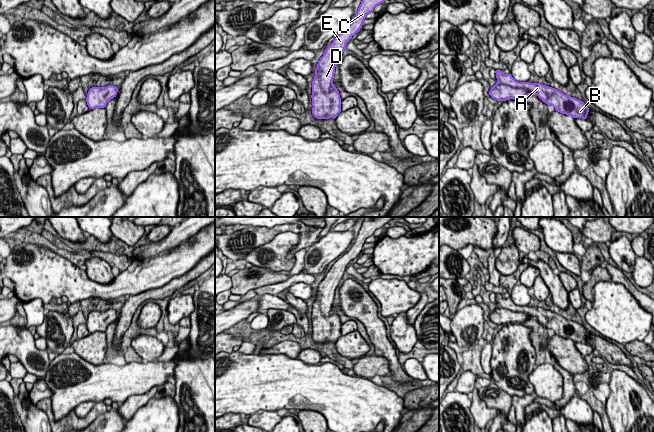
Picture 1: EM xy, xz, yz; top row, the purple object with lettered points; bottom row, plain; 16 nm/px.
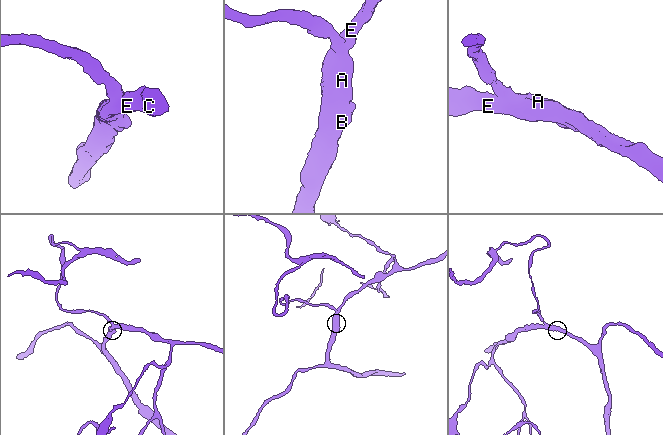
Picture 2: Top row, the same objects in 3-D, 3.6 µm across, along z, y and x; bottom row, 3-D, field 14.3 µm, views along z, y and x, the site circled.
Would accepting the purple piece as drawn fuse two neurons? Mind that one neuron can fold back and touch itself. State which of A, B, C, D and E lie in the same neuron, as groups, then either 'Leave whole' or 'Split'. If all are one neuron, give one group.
Groups: A B C D E. Leave whole

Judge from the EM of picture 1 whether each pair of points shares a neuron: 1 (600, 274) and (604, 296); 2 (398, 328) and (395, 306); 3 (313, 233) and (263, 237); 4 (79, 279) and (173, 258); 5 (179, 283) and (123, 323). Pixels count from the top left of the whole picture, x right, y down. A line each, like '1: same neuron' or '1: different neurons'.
1: different neurons
2: different neurons
3: same neuron
4: same neuron
5: same neuron

